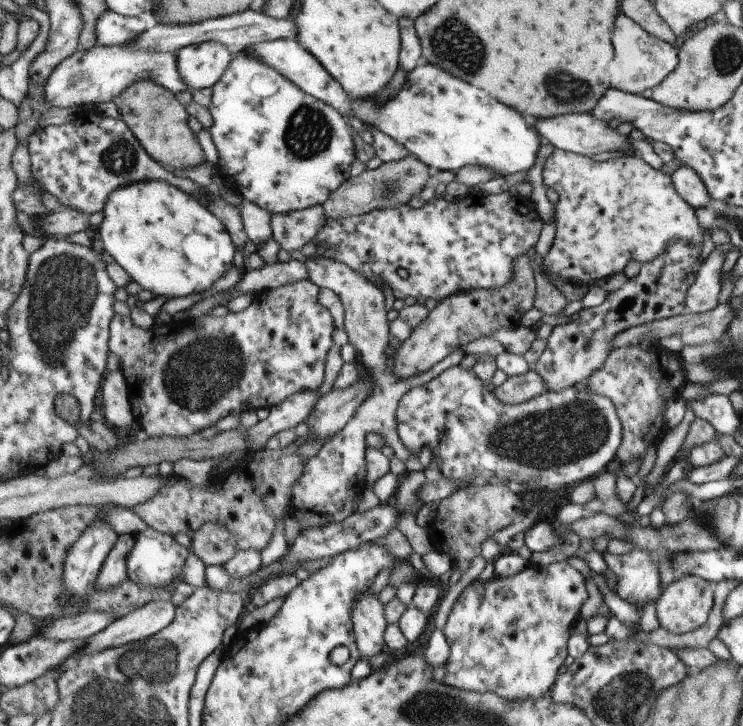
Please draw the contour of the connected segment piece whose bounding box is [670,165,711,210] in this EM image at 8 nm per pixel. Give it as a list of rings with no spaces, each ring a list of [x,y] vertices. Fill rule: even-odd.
[[[684,165],[679,166],[679,168],[671,174],[670,178],[675,192],[677,192],[679,197],[683,198],[693,210],[705,206],[705,204],[711,200],[707,190],[705,190],[705,186],[691,168]]]

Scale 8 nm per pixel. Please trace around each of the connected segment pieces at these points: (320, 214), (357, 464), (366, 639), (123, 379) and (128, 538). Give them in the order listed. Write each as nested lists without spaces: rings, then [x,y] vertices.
[[[323,205],[289,213],[275,213],[271,218],[274,238],[289,253],[311,243],[327,224]]]
[[[314,254],[306,259],[305,264],[309,268],[309,279],[320,288],[326,288],[335,292],[343,307],[345,308],[345,329],[348,333],[349,343],[353,344],[361,354],[359,361],[362,371],[375,382],[375,388],[371,396],[365,400],[357,414],[349,421],[349,424],[337,434],[319,445],[319,450],[315,456],[311,457],[305,465],[304,473],[300,480],[294,484],[292,496],[292,508],[304,524],[304,528],[328,525],[329,523],[340,523],[347,520],[354,514],[355,496],[368,484],[368,466],[366,452],[368,444],[367,435],[377,433],[383,436],[385,444],[390,446],[399,460],[405,461],[413,454],[402,444],[397,434],[397,414],[399,403],[403,396],[411,391],[411,388],[428,384],[433,378],[439,376],[453,368],[459,366],[466,356],[463,350],[455,350],[447,358],[443,358],[439,364],[435,364],[427,372],[419,376],[411,376],[407,380],[399,380],[391,370],[391,362],[394,354],[389,350],[391,342],[390,322],[387,321],[387,298],[383,290],[367,280],[363,274],[355,272],[337,260],[331,260],[327,256]]]
[[[365,591],[354,604],[354,631],[362,658],[371,660],[387,649],[386,630],[390,622],[386,617],[386,604],[375,592]]]
[[[121,369],[108,371],[102,398],[106,421],[113,428],[129,428],[133,424],[135,418],[129,397],[129,380]]]
[[[134,533],[120,535],[114,550],[110,552],[106,563],[103,565],[96,584],[97,587],[109,590],[129,578],[128,558],[135,545],[136,536]]]

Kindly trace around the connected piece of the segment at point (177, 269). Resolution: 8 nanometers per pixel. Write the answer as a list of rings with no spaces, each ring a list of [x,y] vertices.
[[[161,180],[137,181],[111,192],[107,199],[98,234],[104,251],[114,259],[133,280],[157,296],[175,300],[189,294],[203,294],[233,266],[236,246],[227,226],[200,200]]]

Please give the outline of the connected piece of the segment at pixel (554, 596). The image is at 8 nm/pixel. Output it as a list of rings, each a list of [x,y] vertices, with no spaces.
[[[566,561],[551,563],[545,568],[531,565],[514,577],[497,577],[494,575],[485,582],[481,582],[481,580],[476,578],[469,586],[465,587],[463,592],[458,596],[449,614],[447,624],[443,629],[443,633],[450,645],[449,660],[447,660],[447,664],[445,664],[447,671],[443,682],[452,687],[463,689],[464,691],[477,691],[480,693],[489,691],[499,692],[503,698],[509,699],[510,701],[540,699],[542,696],[545,696],[554,687],[559,672],[561,672],[561,666],[563,666],[563,662],[565,662],[565,658],[570,655],[571,626],[573,626],[573,622],[578,619],[581,606],[589,600],[589,590],[587,590],[587,586],[585,586],[588,582],[589,580],[585,579],[585,576],[583,576],[579,570],[575,570],[575,568],[570,566]]]

